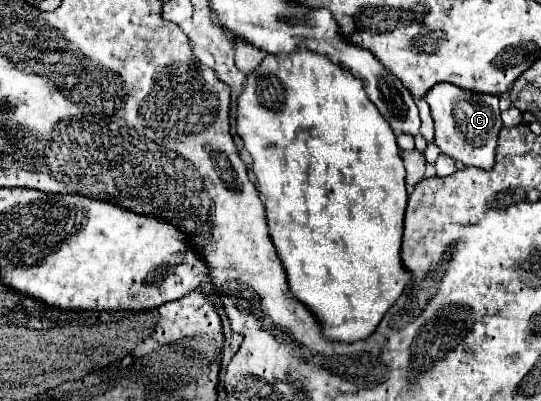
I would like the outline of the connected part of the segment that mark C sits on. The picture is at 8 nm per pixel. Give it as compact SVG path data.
M438 83L424 97L430 105L434 129L436 129L436 145L440 151L462 165L474 165L480 169L490 169L494 163L494 153L498 145L498 133L502 129L498 95L484 95L460 89L450 83Z

